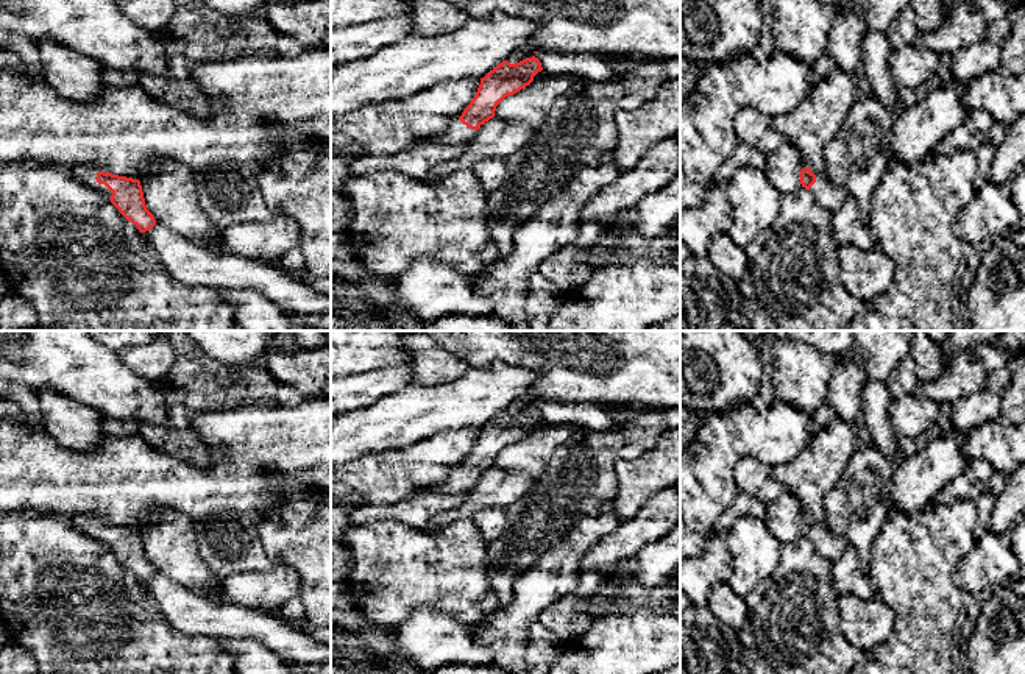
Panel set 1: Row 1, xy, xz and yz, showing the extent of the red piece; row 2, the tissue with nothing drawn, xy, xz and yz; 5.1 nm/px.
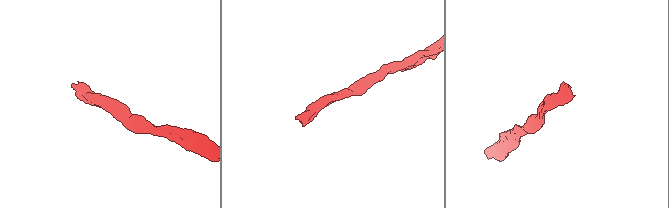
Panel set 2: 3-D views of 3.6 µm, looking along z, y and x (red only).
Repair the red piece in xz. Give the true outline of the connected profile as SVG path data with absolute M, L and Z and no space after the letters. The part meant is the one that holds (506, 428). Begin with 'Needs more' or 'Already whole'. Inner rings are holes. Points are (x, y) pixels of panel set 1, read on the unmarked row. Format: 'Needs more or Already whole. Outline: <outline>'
Needs more. Outline: M535 406L526 407L516 413L502 410L481 427L474 448L459 468L452 470L442 484L420 488L413 491L412 496L427 491L446 495L468 493L468 490L476 485L477 479L495 466L496 456L505 446L529 435L534 431L534 426L541 420L541 412Z

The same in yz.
Needs more. Outline: M805 513L802 515L799 527L802 537L805 537L813 548L832 563L836 562L849 546L842 537L832 534L825 524L816 524Z

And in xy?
Needs more. Outline: M89 513L73 515L72 526L76 530L105 543L119 562L128 571L136 574L140 582L150 580L156 574L153 563L145 555L139 529L112 524L105 521L101 516Z

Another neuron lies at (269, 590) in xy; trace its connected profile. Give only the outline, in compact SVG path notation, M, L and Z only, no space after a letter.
M281 563L268 571L234 574L220 584L228 601L248 608L276 612L298 596L301 576L290 565Z

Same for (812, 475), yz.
M838 417L813 434L808 446L789 462L772 466L772 477L799 501L811 521L827 524L824 501L858 448L857 427Z

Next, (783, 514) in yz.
M783 491L766 504L764 524L780 545L793 543L802 535L799 527L802 515L799 501L789 491Z

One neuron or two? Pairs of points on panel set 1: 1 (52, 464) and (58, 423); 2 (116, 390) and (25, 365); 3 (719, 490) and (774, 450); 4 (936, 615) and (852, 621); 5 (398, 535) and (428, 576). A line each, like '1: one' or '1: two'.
1: two
2: one
3: one
4: two
5: one

